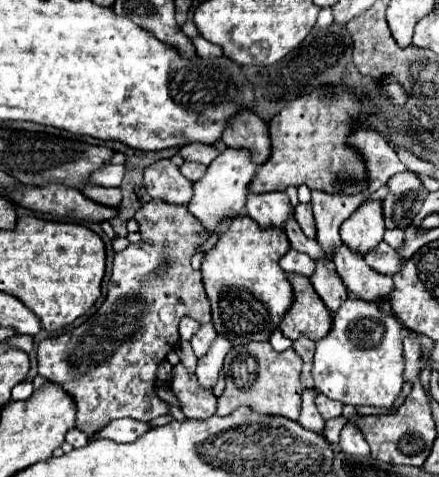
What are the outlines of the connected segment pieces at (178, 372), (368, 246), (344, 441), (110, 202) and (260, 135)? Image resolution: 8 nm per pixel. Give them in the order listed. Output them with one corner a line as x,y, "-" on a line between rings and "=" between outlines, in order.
181,363
173,367
171,391
179,401
179,409
187,419
207,419
217,409
217,397
211,389
199,385
197,377
=
373,201
361,205
343,225
341,225
341,241
361,257
375,249
383,241
385,225
381,219
381,201
=
349,421
343,429
341,429
341,441
339,441
341,449
353,457
367,457
369,455
369,445
365,441
365,437
361,435
359,427
=
83,187
81,189
89,199
101,203
105,207
119,207
121,203
121,189
119,187
=
245,111
231,121
223,135
223,143
231,149
247,149
257,165
263,165
271,157
269,125
251,111

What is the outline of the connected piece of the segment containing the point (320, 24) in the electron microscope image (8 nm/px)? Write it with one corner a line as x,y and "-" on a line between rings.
322,8
318,14
318,19
314,28
318,28
321,30
326,29
327,27
333,24
333,19
334,16
332,14
331,8

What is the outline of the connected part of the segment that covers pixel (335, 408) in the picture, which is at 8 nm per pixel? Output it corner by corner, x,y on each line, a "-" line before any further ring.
317,395
315,399
315,405
321,413
321,417
327,421
327,419
333,419
333,417
341,417
341,411
343,411
343,405
337,403
337,401
329,401
325,395

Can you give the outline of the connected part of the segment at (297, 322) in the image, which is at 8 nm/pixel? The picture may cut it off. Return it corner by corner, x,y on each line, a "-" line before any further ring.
289,273
287,279
293,287
293,305
279,321
281,333
293,341
297,341
299,337
313,341
323,339
329,333
333,317
329,315
329,311
325,311
321,297
309,283
309,277

